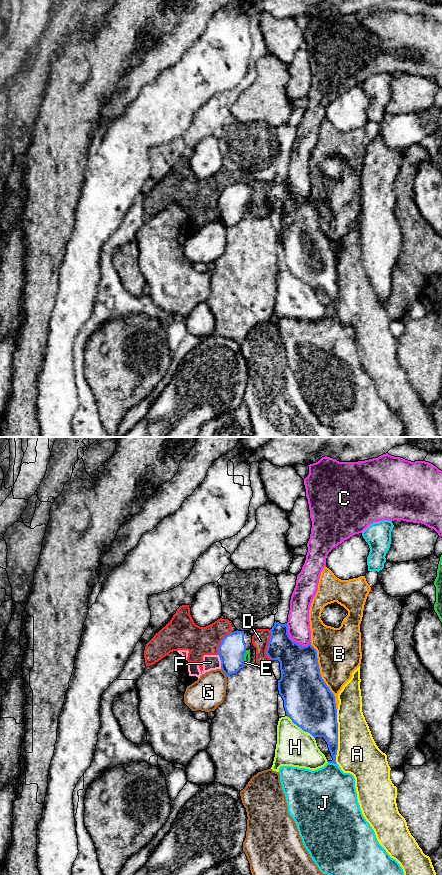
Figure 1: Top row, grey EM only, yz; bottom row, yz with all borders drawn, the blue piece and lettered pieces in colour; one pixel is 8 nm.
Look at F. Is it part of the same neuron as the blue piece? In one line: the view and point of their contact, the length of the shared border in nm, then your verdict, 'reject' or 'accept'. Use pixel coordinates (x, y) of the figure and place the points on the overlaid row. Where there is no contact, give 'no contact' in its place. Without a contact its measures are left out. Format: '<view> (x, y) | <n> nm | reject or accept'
yz (221, 661) | 120 nm | reject

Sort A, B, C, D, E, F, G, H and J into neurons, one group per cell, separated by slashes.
A / B / C / D F / E / G / H / J

